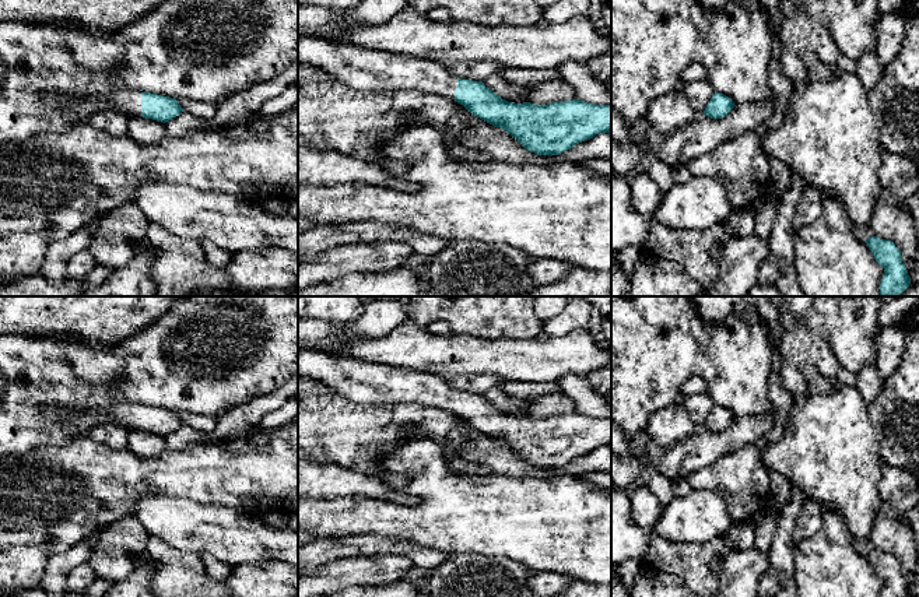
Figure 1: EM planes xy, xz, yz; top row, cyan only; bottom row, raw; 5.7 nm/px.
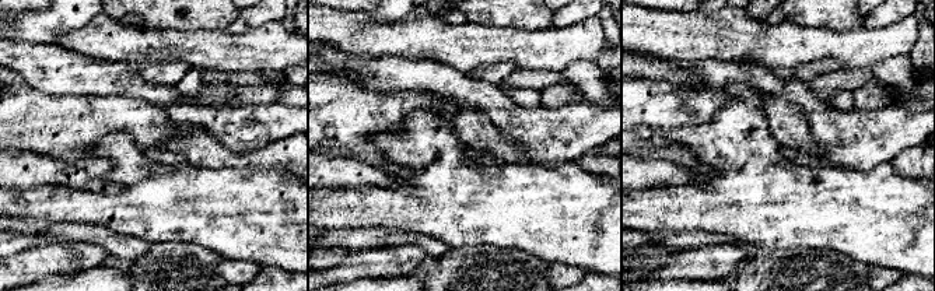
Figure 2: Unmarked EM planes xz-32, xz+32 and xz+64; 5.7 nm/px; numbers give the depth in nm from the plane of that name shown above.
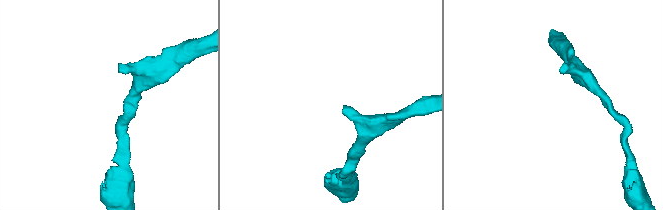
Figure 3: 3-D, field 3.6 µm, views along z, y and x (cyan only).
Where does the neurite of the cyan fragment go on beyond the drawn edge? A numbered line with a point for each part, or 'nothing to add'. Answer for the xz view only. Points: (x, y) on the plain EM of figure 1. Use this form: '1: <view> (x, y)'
1: xz (357, 382)

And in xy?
1: xy (126, 414)

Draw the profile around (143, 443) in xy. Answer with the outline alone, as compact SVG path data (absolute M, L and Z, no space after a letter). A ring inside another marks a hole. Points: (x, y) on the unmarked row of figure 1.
M131 429L129 431L127 447L137 456L154 459L166 449L165 436L143 429Z

